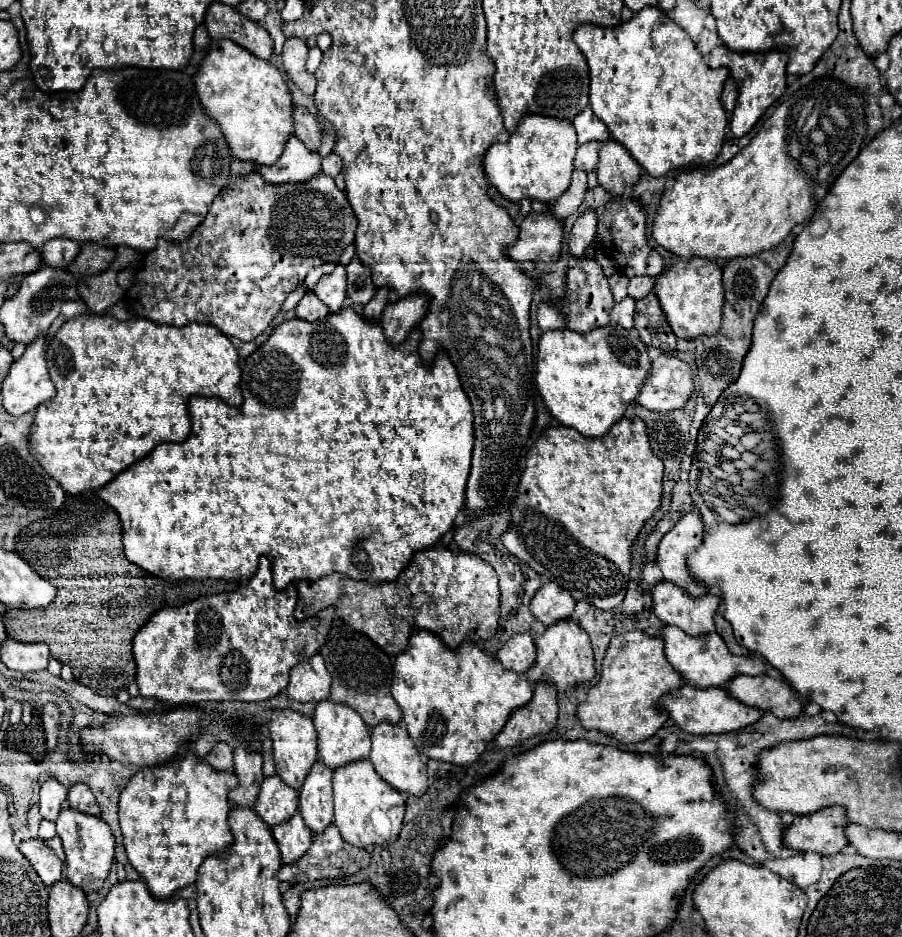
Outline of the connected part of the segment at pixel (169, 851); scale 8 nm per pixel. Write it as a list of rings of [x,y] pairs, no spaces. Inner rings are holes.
[[[192,743],[188,745],[184,757],[174,757],[168,765],[142,767],[140,773],[128,781],[120,795],[120,827],[124,835],[124,847],[128,861],[146,879],[146,885],[154,897],[166,899],[174,891],[194,883],[202,859],[232,843],[234,837],[226,819],[230,811],[228,791],[232,787],[236,787],[236,775],[230,771],[218,771],[206,759],[200,759],[194,753]]]

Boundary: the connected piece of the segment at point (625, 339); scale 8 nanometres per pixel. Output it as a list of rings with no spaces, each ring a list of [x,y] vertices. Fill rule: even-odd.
[[[610,323],[588,333],[570,329],[544,331],[538,341],[536,387],[550,413],[586,437],[604,435],[636,399],[644,375],[650,371],[646,345],[632,331]]]

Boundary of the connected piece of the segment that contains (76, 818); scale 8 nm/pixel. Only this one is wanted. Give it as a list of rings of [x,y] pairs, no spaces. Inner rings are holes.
[[[64,807],[56,819],[56,829],[58,829],[58,837],[64,843],[64,853],[68,863],[68,873],[66,873],[68,881],[80,887],[84,893],[98,891],[104,885],[108,871],[114,863],[114,835],[108,823],[102,821],[100,817]]]

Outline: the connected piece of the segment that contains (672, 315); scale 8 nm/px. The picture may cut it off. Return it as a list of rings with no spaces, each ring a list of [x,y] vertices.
[[[706,257],[678,259],[676,265],[672,265],[670,269],[662,271],[656,277],[654,293],[676,337],[694,339],[698,335],[714,333],[720,329],[722,305],[724,305],[724,289],[720,279],[722,279],[720,265]]]

